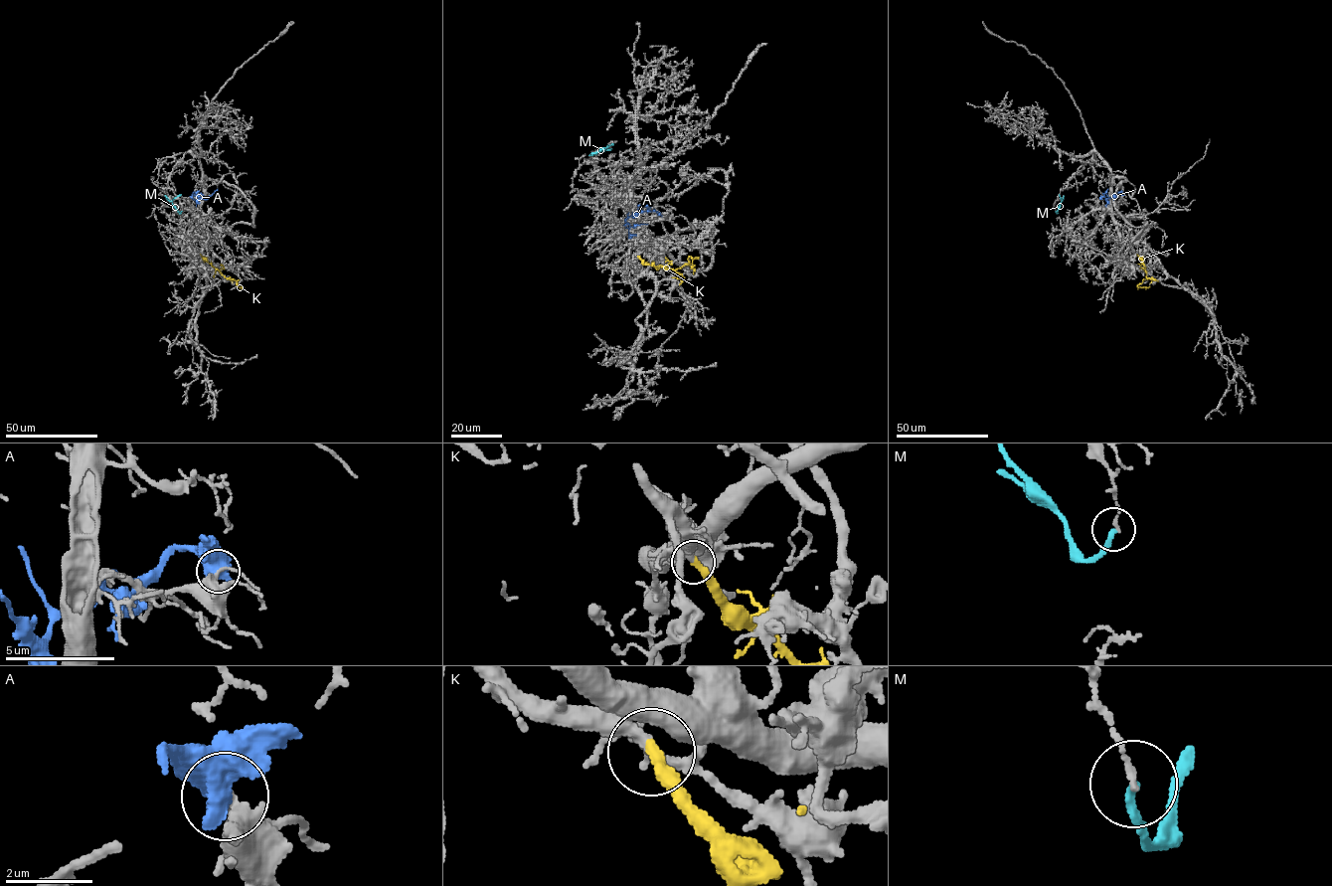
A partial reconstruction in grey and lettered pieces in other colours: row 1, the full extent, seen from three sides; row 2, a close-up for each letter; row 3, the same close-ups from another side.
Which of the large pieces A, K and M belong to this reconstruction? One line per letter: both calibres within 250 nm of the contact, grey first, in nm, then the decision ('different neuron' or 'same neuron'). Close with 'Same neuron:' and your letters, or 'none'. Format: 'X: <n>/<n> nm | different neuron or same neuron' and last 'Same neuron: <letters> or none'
A: 320/800 nm | different neuron
K: 240/340 nm | same neuron
M: 140/240 nm | different neuron
Same neuron: K

